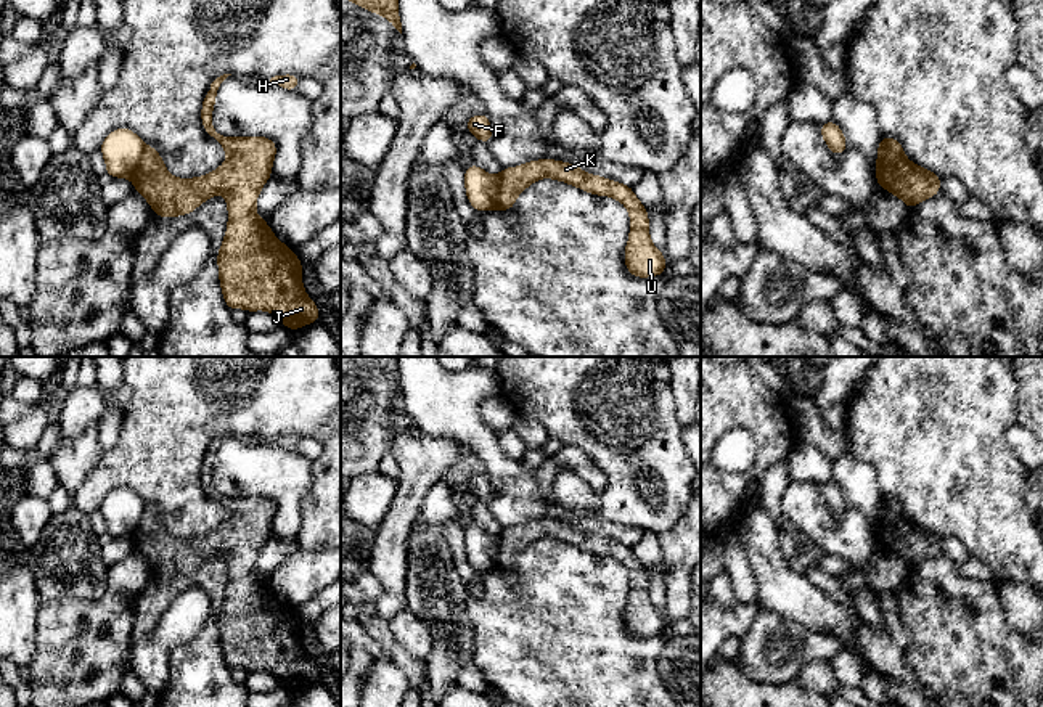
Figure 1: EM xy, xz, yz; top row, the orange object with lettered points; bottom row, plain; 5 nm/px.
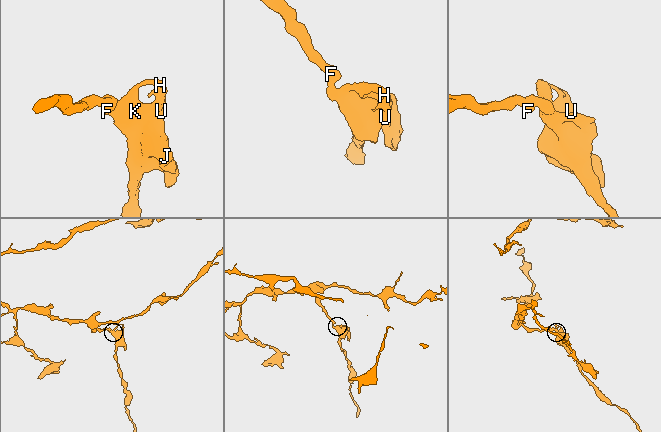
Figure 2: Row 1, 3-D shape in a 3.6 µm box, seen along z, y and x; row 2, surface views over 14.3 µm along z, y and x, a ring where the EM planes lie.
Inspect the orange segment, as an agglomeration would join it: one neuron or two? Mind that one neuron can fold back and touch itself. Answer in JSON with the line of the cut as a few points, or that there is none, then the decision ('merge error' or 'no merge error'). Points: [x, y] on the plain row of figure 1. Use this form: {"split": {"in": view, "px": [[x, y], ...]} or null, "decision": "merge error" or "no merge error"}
{"split": {"in": "yz", "px": [[879, 502], [886, 519], [905, 519]]}, "decision": "merge error"}

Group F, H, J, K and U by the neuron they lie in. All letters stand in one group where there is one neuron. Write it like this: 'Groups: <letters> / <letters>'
Groups: F / H J K U

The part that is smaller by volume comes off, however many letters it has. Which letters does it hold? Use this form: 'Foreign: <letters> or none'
Foreign: H, J, K, U

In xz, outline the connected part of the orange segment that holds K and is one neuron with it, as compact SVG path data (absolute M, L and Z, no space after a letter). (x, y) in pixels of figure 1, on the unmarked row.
M545 517L517 527L503 527L498 535L497 569L509 572L519 553L540 538L553 538L590 554L609 556L620 561L630 575L630 595L624 611L628 633L636 638L664 635L667 620L662 611L651 603L648 570L633 553L633 548L601 535L590 535L577 524Z

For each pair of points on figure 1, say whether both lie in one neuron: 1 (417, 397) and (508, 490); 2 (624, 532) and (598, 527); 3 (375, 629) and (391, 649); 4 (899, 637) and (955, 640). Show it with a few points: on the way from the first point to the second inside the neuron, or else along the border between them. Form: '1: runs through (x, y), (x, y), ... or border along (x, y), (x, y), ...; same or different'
1: runs through (444, 407), (497, 463); same
2: runs through (617, 532), (605, 527); same
3: runs through (380, 633), (389, 645); same
4: border along (897, 601), (910, 633), (905, 648); different

